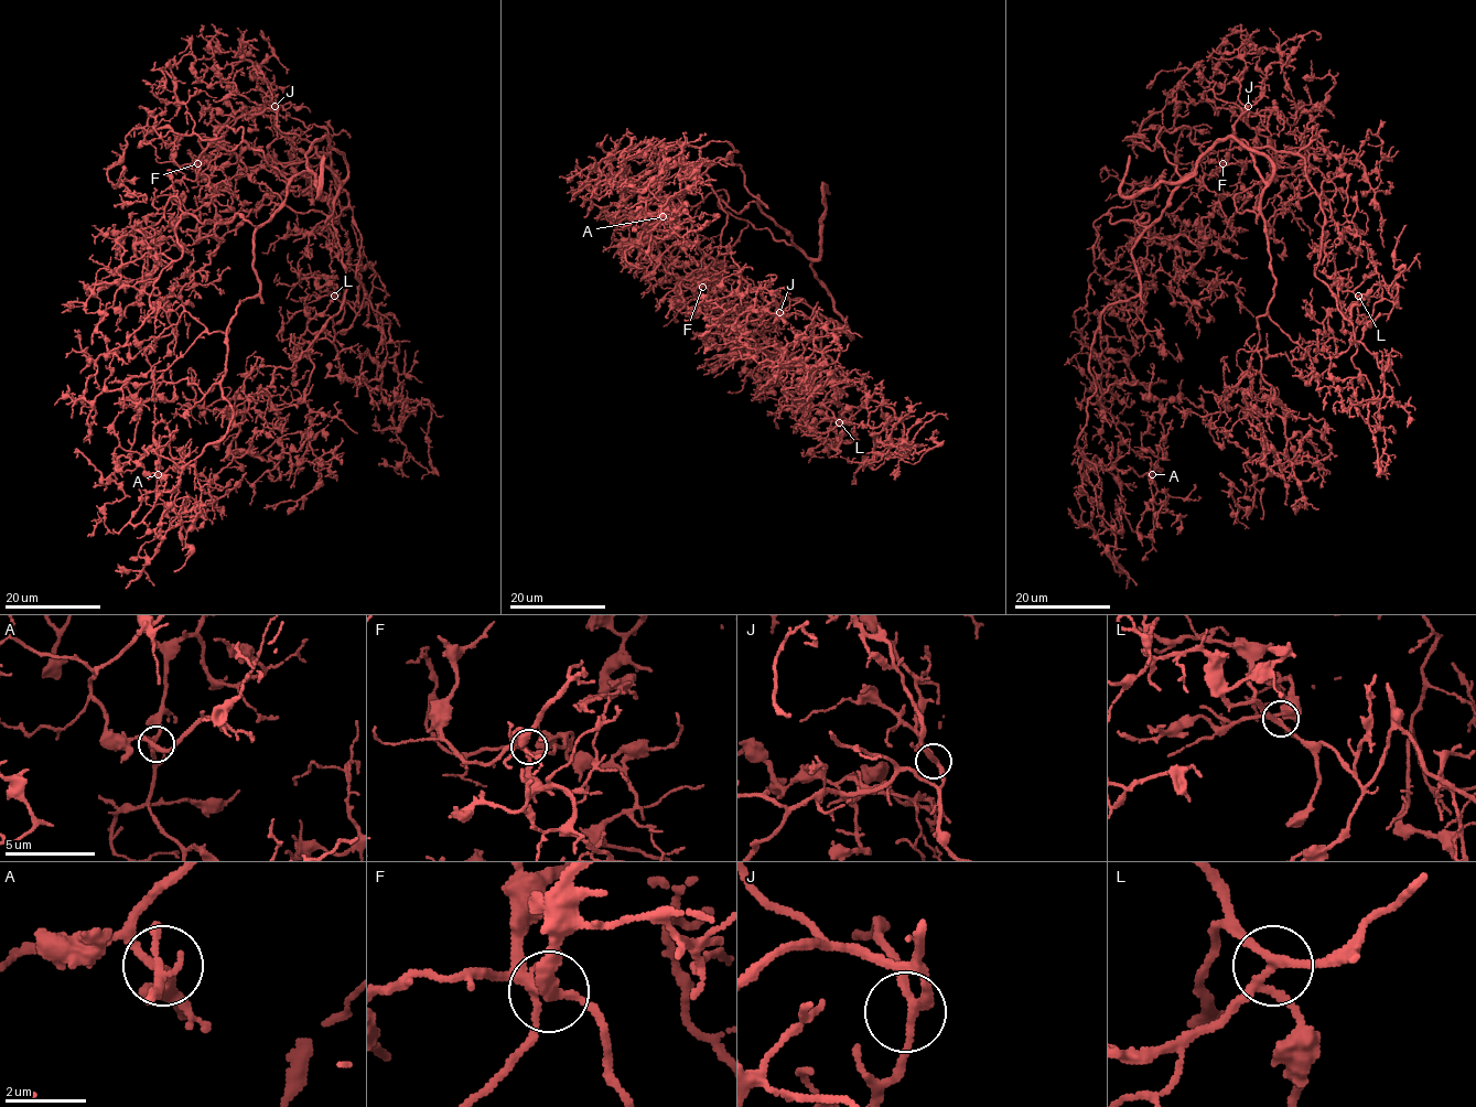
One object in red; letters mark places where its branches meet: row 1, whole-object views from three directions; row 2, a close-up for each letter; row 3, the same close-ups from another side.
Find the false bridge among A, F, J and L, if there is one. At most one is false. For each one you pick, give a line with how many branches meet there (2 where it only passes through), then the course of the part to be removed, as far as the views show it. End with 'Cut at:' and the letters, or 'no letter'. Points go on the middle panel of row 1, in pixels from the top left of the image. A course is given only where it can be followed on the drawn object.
Cut at: no letter

